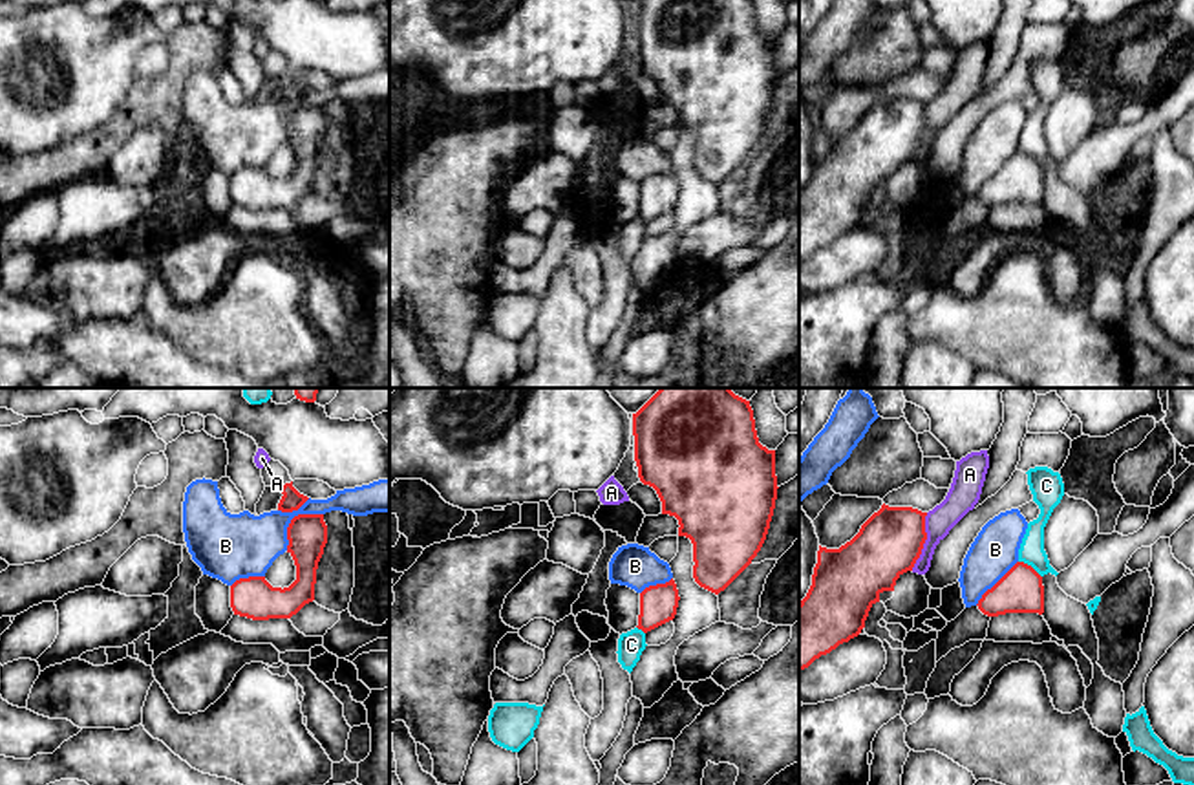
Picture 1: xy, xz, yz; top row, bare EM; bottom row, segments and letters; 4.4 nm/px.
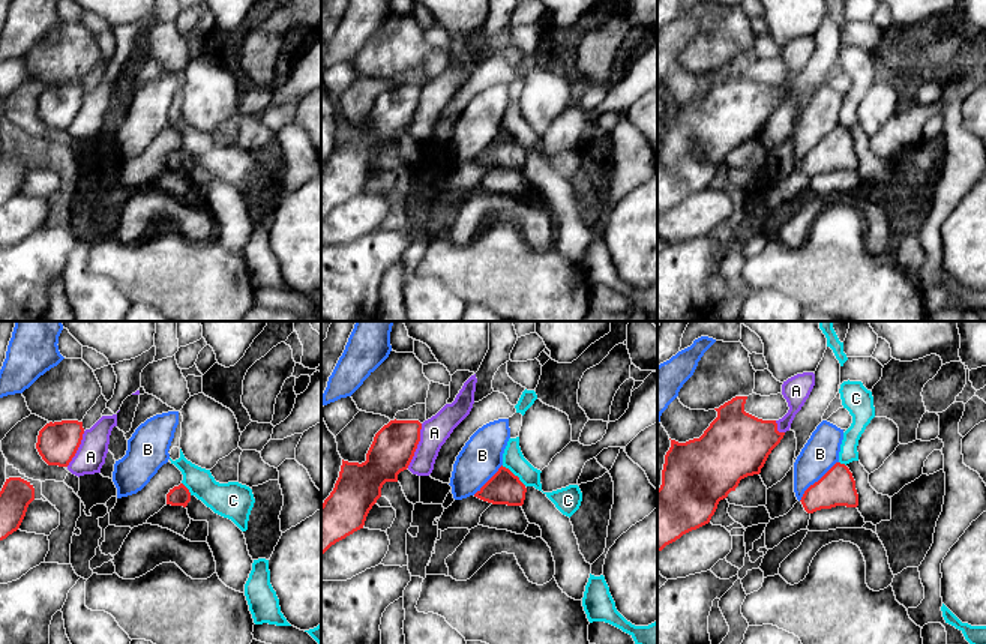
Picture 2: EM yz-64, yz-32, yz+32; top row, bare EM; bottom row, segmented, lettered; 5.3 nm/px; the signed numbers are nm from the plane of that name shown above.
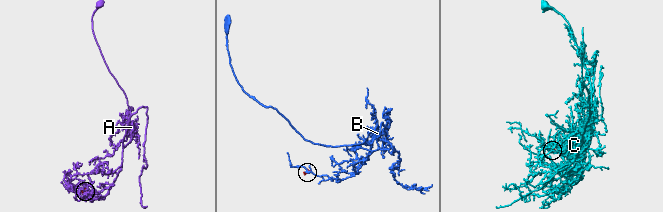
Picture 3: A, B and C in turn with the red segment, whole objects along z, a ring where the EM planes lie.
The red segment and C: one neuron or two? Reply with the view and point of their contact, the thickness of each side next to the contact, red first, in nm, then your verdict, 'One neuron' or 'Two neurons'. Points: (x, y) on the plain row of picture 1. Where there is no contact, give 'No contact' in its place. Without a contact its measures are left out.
Touches red at yz (1030, 156). Thickness 200 nm (red) against 110 nm. Two neurons

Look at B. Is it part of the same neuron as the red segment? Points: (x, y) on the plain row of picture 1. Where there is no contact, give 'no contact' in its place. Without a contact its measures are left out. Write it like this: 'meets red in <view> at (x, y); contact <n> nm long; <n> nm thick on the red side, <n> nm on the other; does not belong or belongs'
meets red in xy at (289, 114); contact 260 nm long; 180 nm thick on the red side, 280 nm on the other; does not belong

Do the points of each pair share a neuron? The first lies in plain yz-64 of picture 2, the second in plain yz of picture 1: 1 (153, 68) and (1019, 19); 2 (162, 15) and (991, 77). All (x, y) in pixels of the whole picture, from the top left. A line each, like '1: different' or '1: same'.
1: different
2: same

